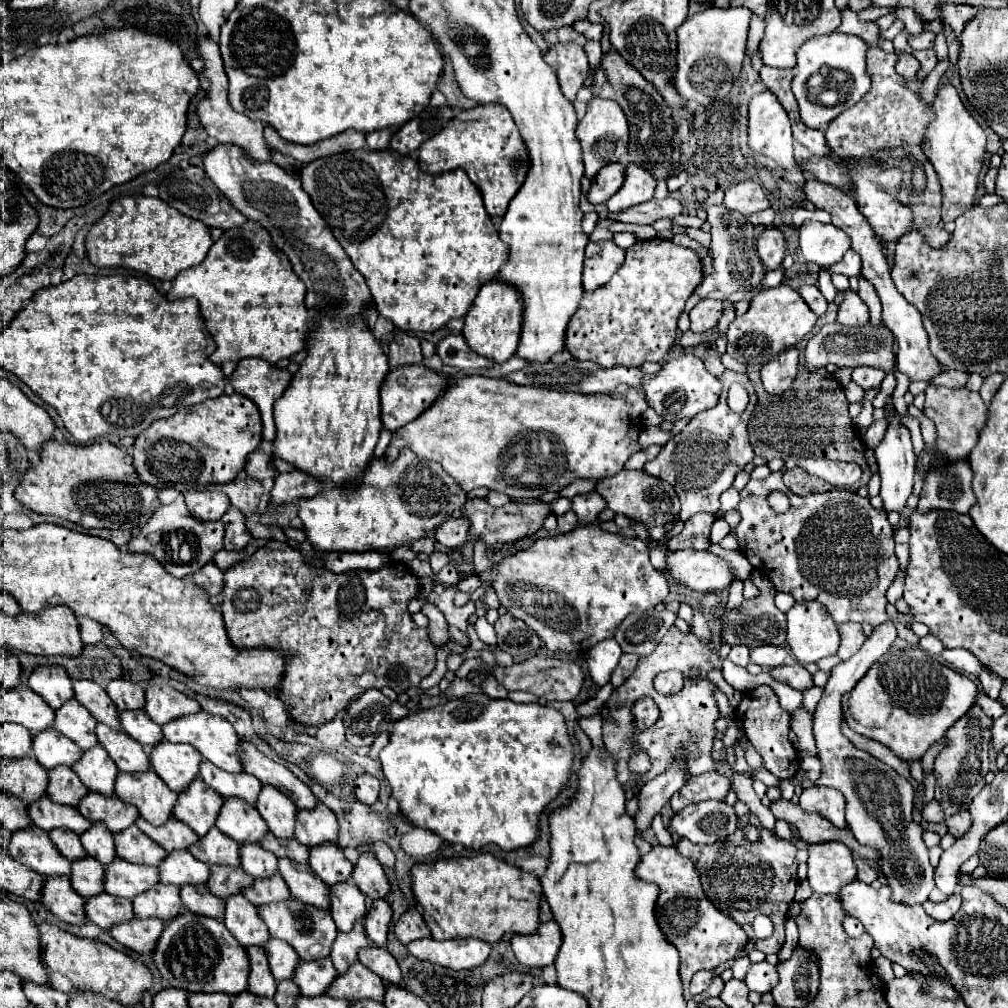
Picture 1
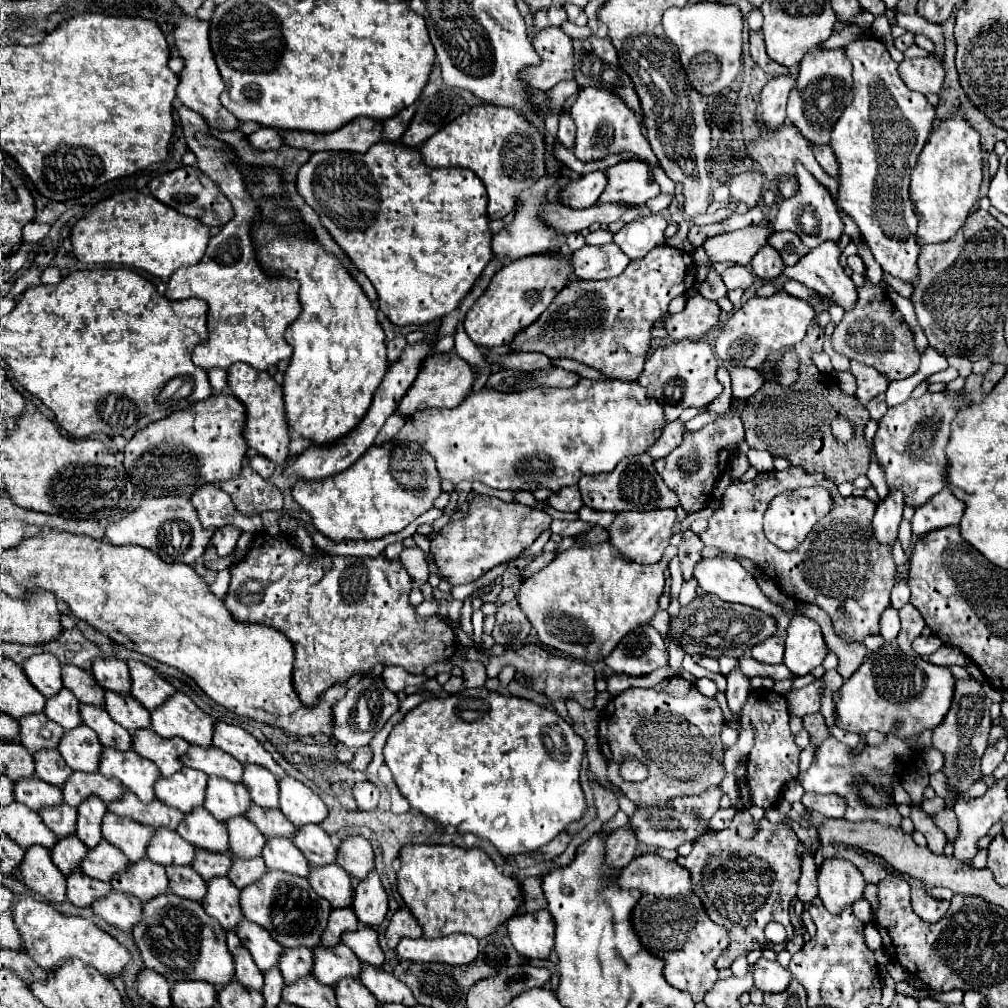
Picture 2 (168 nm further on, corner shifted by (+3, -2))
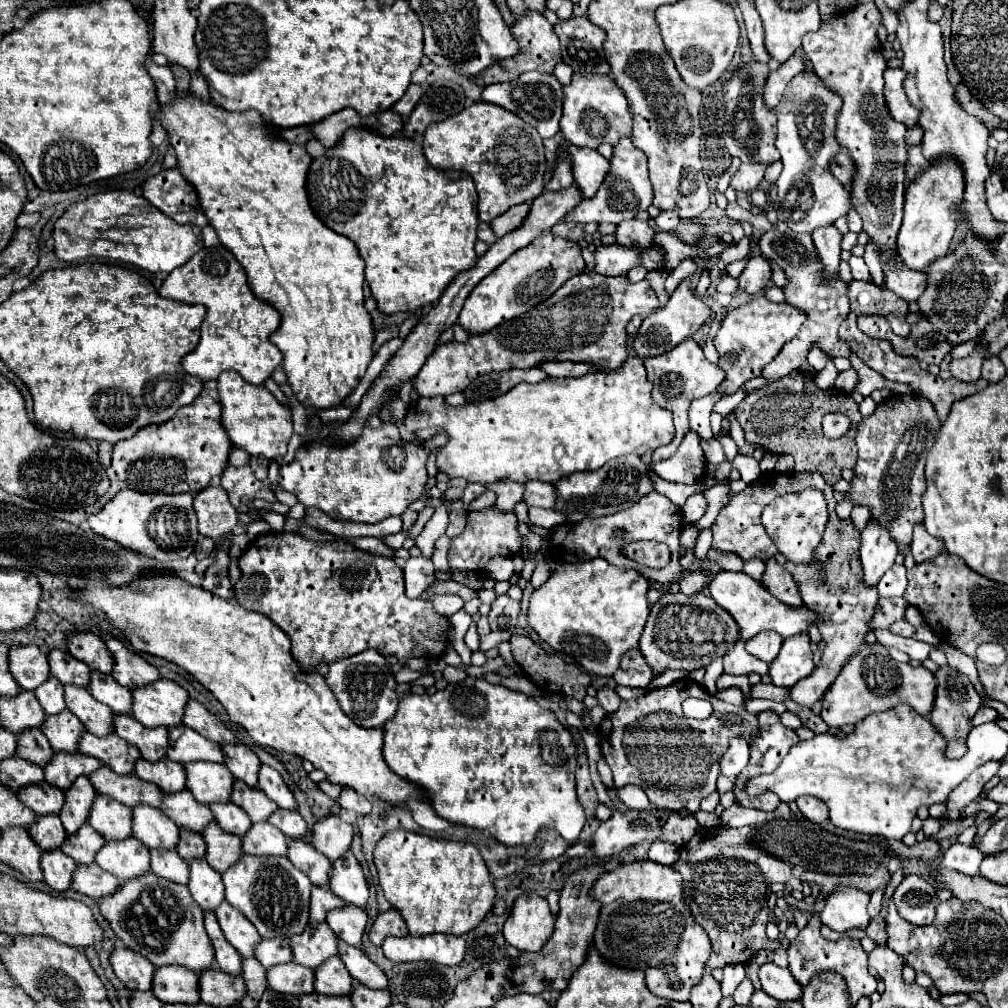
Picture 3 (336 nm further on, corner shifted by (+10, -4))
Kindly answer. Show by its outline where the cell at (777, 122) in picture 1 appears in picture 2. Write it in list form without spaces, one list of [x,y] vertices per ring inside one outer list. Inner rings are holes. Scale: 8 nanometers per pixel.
[[[780,75],[766,83],[760,95],[760,107],[762,107],[762,123],[766,123],[770,129],[776,129],[786,119],[786,99],[788,93],[796,85],[796,75]]]

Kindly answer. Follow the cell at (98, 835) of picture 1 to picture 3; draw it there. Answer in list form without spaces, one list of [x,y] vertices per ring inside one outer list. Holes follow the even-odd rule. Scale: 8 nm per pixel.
[[[79,777],[73,783],[71,791],[65,791],[65,805],[59,813],[59,819],[63,821],[67,835],[75,835],[81,829],[81,825],[87,823],[95,797],[95,789],[91,787],[87,777]]]

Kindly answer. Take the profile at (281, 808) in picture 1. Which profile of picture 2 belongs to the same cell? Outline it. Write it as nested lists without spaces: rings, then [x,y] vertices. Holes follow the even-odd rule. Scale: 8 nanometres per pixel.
[[[242,765],[244,775],[242,781],[252,797],[252,801],[260,807],[274,809],[278,807],[278,781],[276,777],[262,769],[262,765]]]

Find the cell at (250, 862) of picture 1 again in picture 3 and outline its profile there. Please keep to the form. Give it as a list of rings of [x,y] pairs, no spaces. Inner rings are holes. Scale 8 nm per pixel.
[[[217,803],[215,807],[211,807],[211,811],[215,815],[215,821],[225,833],[237,835],[241,839],[243,835],[247,835],[251,827],[251,819],[247,819],[247,815],[243,815],[243,811],[235,807],[235,803]]]

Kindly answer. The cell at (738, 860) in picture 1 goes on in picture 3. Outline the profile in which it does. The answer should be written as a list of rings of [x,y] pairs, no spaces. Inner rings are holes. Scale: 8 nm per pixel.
[[[755,825],[741,829],[713,827],[699,829],[689,843],[681,847],[681,857],[673,865],[683,877],[683,891],[695,921],[707,931],[713,953],[707,961],[709,969],[729,963],[747,963],[761,949],[777,951],[779,939],[769,939],[765,927],[769,923],[769,895],[773,883],[789,883],[791,867],[787,861],[755,847],[749,839]]]

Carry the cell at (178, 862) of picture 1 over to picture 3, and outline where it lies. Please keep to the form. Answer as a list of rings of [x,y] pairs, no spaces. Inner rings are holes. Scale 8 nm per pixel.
[[[143,805],[133,811],[133,837],[149,849],[173,851],[179,843],[179,827],[175,827],[163,811]]]

